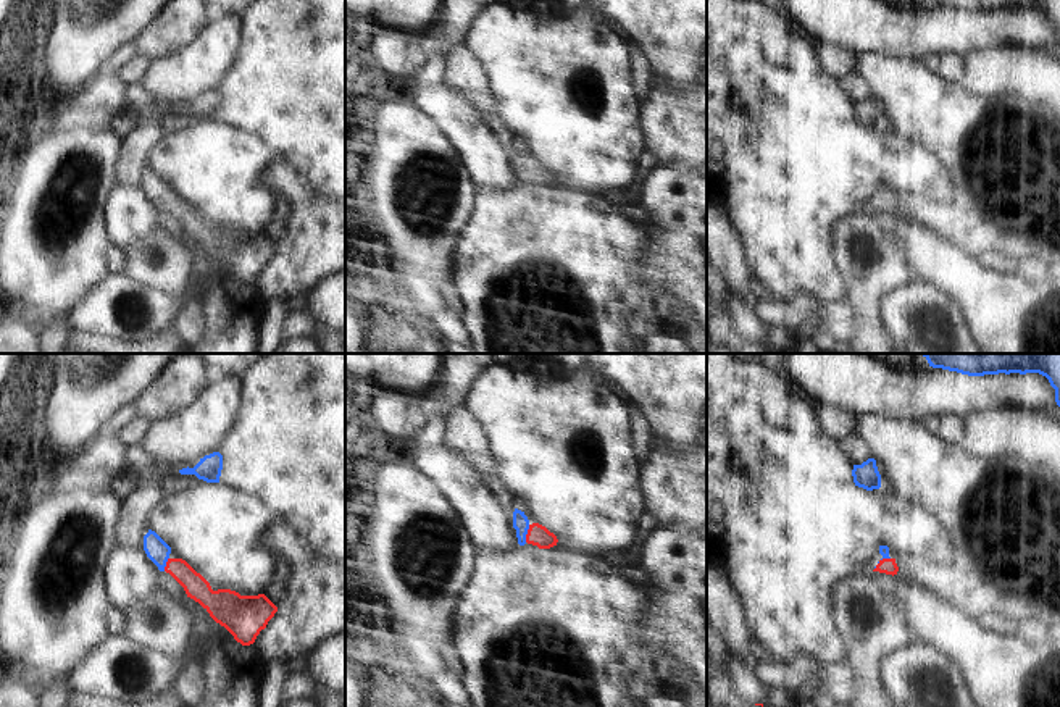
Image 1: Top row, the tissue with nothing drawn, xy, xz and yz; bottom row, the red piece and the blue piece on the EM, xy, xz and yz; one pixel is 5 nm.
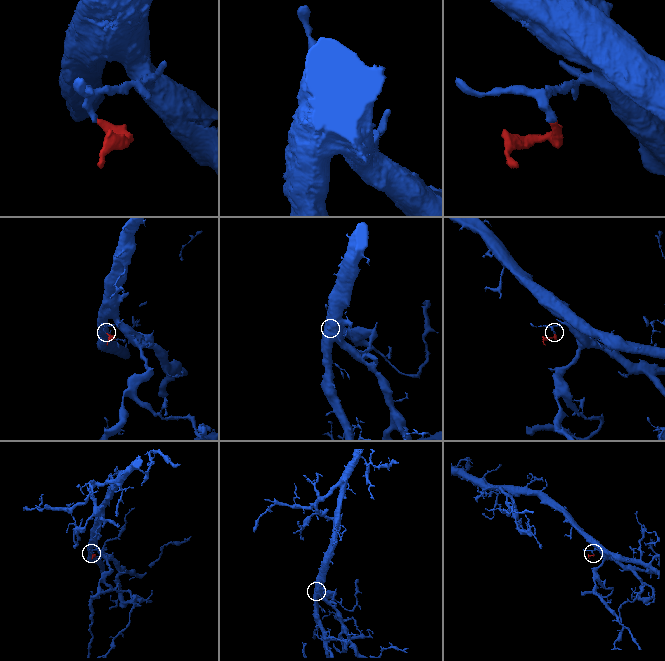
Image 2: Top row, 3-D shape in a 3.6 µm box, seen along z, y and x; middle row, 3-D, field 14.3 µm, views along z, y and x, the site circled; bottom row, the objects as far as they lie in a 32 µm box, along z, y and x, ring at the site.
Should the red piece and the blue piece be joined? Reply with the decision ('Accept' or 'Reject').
Accept

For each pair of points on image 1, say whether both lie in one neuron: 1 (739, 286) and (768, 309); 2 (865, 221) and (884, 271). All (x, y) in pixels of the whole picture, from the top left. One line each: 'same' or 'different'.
1: different
2: same

